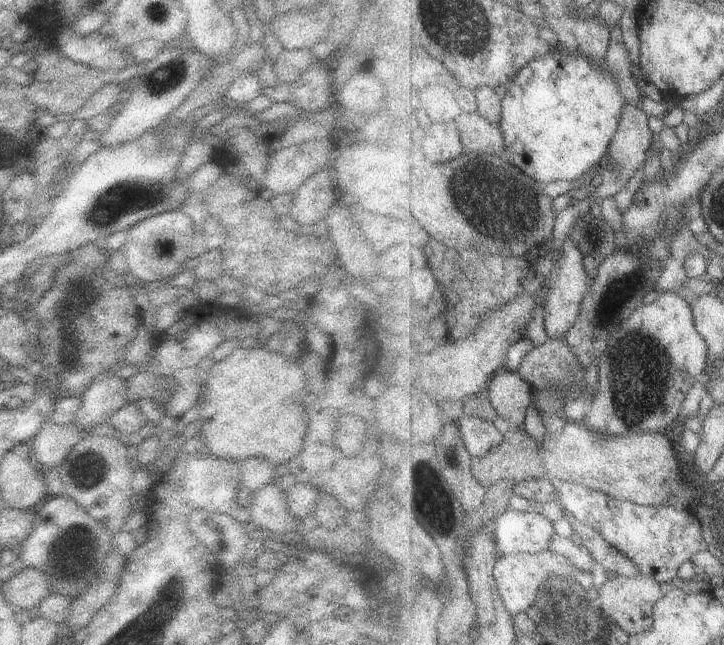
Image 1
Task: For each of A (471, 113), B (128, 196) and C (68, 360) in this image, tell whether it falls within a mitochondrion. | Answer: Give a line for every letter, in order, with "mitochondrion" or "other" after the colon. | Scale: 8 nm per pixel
A: other
B: mitochondrion
C: other

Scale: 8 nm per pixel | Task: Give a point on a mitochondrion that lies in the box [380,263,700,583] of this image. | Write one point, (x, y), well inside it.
(637, 367)

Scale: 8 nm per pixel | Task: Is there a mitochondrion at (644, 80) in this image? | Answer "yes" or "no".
no

